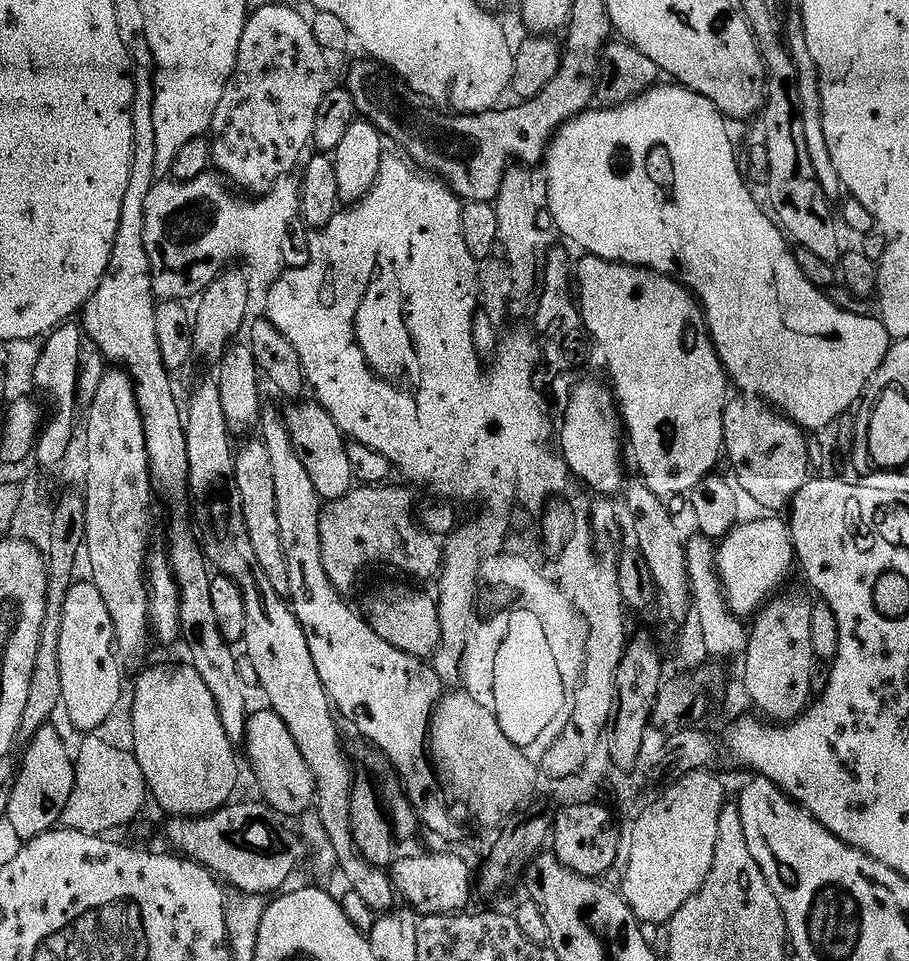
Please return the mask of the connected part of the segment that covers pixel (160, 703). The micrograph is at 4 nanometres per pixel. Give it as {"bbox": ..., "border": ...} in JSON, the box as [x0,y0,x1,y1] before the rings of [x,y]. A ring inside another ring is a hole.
{"bbox":[132,664,240,817],"border":[[[164,664],[161,668],[146,669],[137,678],[136,689],[132,692],[132,744],[151,799],[156,799],[157,806],[169,812],[169,817],[207,816],[235,797],[232,795],[240,780],[240,768],[236,765],[238,748],[226,734],[222,718],[218,718],[218,706],[214,706],[214,694],[210,694],[198,670],[185,665],[183,668],[180,664]]]}

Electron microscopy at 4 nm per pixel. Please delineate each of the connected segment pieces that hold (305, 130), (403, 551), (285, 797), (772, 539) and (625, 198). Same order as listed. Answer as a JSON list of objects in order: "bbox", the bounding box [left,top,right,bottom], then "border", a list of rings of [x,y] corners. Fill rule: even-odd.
[{"bbox":[210,2,330,198],"border":[[[269,2],[249,15],[238,46],[236,69],[222,94],[222,102],[218,102],[218,110],[214,110],[210,129],[211,167],[216,167],[213,169],[231,181],[241,193],[252,198],[263,196],[278,181],[297,171],[296,163],[304,147],[312,144],[314,114],[318,114],[318,105],[330,84],[327,59],[329,57],[314,38],[308,16],[276,2]]]},{"bbox":[318,486,444,594],"border":[[[356,486],[347,496],[338,498],[337,500],[325,503],[320,509],[320,521],[318,522],[318,538],[322,542],[322,566],[326,566],[326,578],[330,578],[330,582],[342,594],[348,594],[348,591],[355,586],[360,580],[363,572],[368,572],[371,568],[393,568],[396,572],[401,572],[404,576],[413,576],[416,580],[432,580],[435,581],[441,574],[441,568],[444,564],[444,549],[441,541],[433,536],[419,519],[414,518],[414,508],[412,512],[412,496],[404,488],[388,488],[389,486]]]},{"bbox":[244,711,314,818],"border":[[[253,711],[249,715],[248,729],[244,735],[248,760],[252,763],[253,774],[256,775],[256,784],[264,791],[263,803],[267,804],[277,817],[300,818],[314,804],[314,778],[310,774],[310,766],[306,766],[306,758],[302,758],[298,742],[294,742],[290,730],[286,730],[286,722],[282,722],[276,712],[263,711]]]},{"bbox":[716,518,797,617],"border":[[[780,518],[752,520],[749,524],[737,523],[726,537],[721,539],[716,553],[716,568],[723,584],[723,593],[734,616],[755,617],[756,614],[781,591],[780,583],[791,574],[797,563],[792,548],[792,534],[787,523]]]},{"bbox":[542,88,890,433],"border":[[[689,88],[648,89],[637,99],[637,104],[617,104],[600,106],[595,110],[582,112],[572,120],[567,120],[557,130],[556,135],[548,142],[548,154],[542,161],[544,180],[548,183],[548,200],[546,207],[553,215],[555,231],[573,240],[578,247],[589,256],[597,256],[603,260],[614,260],[618,264],[632,264],[635,268],[648,268],[651,272],[661,272],[663,276],[675,277],[700,302],[704,309],[704,317],[708,323],[708,333],[720,355],[720,361],[727,372],[729,381],[741,388],[743,395],[764,401],[765,404],[785,415],[800,428],[809,433],[820,432],[823,428],[831,429],[840,416],[845,415],[851,404],[861,403],[860,395],[875,381],[876,371],[886,358],[890,347],[890,337],[880,318],[875,315],[859,316],[856,312],[843,312],[834,301],[821,289],[815,288],[806,278],[802,266],[796,260],[793,245],[781,226],[767,211],[760,209],[758,201],[752,197],[753,189],[742,171],[742,164],[735,160],[737,149],[726,150],[726,140],[730,137],[730,128],[719,128],[710,114],[711,102],[702,98]],[[744,320],[756,320],[752,324],[753,332],[749,336],[732,336],[724,340],[724,332],[720,328],[740,328]]]}]

